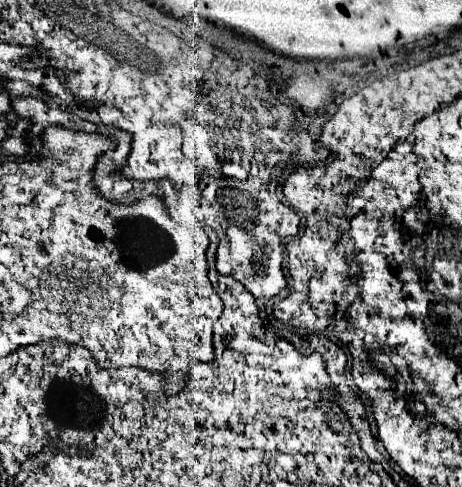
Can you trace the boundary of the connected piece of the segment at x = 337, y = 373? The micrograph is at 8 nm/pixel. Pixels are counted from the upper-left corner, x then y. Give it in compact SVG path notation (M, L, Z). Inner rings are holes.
M312 334L312 350L316 350L322 356L324 368L326 368L326 372L328 372L328 376L332 380L344 376L346 354L344 354L344 350L338 344L334 344L332 340L328 340L326 336Z

